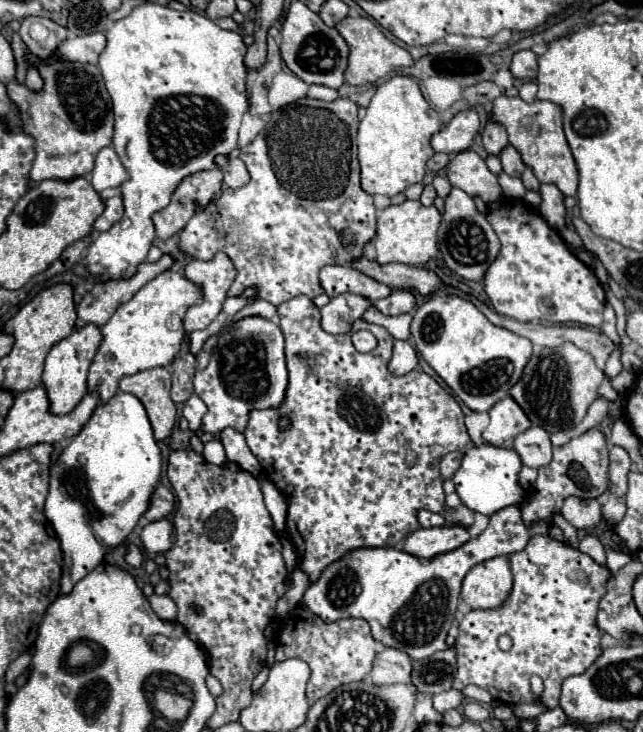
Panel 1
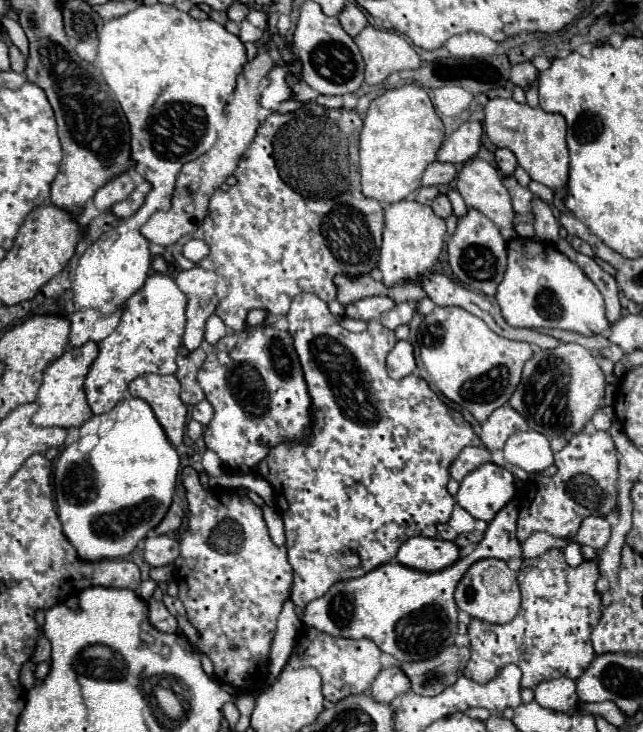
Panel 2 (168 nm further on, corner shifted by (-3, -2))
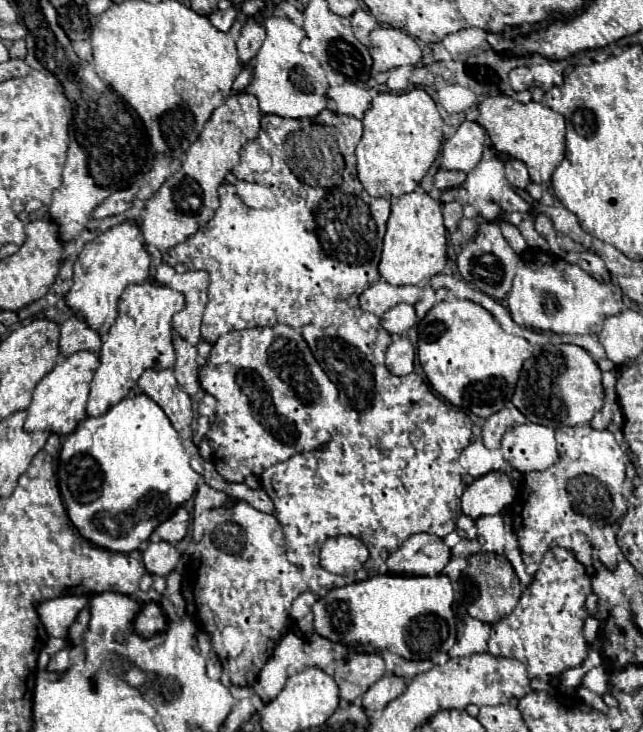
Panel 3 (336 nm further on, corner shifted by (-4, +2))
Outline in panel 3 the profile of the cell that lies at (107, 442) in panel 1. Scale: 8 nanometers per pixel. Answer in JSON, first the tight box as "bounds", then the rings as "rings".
{"bounds":[55,394,201,554],"rings":[[[145,394],[117,402],[99,418],[85,418],[63,442],[55,464],[55,478],[73,526],[93,544],[121,554],[133,552],[147,542],[151,532],[173,518],[201,484],[201,476],[190,466],[181,436],[171,426],[163,408]]]}

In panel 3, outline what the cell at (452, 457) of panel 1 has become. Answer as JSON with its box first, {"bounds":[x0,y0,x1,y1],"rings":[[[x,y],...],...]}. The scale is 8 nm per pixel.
{"bounds":[459,442,513,480],"rings":[[[473,442],[471,446],[467,446],[461,452],[459,462],[465,468],[465,472],[475,480],[485,476],[485,474],[491,474],[491,472],[507,474],[507,476],[513,474],[513,470],[503,460],[501,452],[499,450],[487,450],[481,446],[481,442]]]}

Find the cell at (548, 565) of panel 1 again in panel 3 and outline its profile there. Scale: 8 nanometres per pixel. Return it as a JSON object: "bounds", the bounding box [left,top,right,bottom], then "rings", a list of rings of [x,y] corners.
{"bounds":[489,548,591,682],"rings":[[[555,548],[549,560],[539,564],[533,582],[523,590],[513,612],[491,626],[489,652],[495,656],[517,658],[527,666],[529,678],[551,682],[567,668],[577,666],[587,654],[587,642],[581,626],[585,620],[583,600],[591,594],[591,578],[585,576],[583,566],[563,550]]]}

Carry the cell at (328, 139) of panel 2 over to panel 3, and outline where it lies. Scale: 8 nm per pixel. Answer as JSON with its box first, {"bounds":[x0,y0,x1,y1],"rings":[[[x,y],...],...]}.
{"bounds":[163,110,391,344],"rings":[[[329,110],[315,118],[303,118],[303,122],[287,122],[287,118],[275,118],[273,114],[261,118],[259,136],[244,145],[240,164],[232,173],[238,180],[267,184],[277,198],[277,208],[251,210],[243,206],[231,184],[221,184],[215,216],[197,234],[163,254],[167,266],[183,262],[191,270],[209,274],[209,300],[203,308],[201,326],[205,342],[213,344],[219,336],[233,330],[273,328],[277,324],[299,330],[311,324],[311,308],[317,296],[347,300],[349,294],[361,294],[379,280],[377,266],[391,202],[371,198],[355,178],[353,150],[361,136],[363,126],[359,120]]]}

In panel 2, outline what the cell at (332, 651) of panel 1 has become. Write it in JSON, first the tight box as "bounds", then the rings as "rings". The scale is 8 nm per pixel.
{"bounds":[288,626,400,702],"rings":[[[310,626],[302,628],[288,664],[316,668],[318,674],[322,676],[322,694],[328,702],[338,702],[350,694],[366,692],[380,670],[400,666],[393,656],[378,650],[378,646],[370,642],[370,638],[352,640],[352,638],[342,638],[342,636],[330,636]]]}

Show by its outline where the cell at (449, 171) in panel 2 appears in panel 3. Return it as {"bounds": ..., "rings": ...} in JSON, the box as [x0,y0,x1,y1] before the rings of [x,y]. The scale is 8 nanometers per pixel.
{"bounds":[433,170,465,190],"rings":[[[439,170],[433,178],[433,188],[435,190],[449,190],[449,188],[457,188],[465,182],[465,172],[451,172],[451,170]]]}

